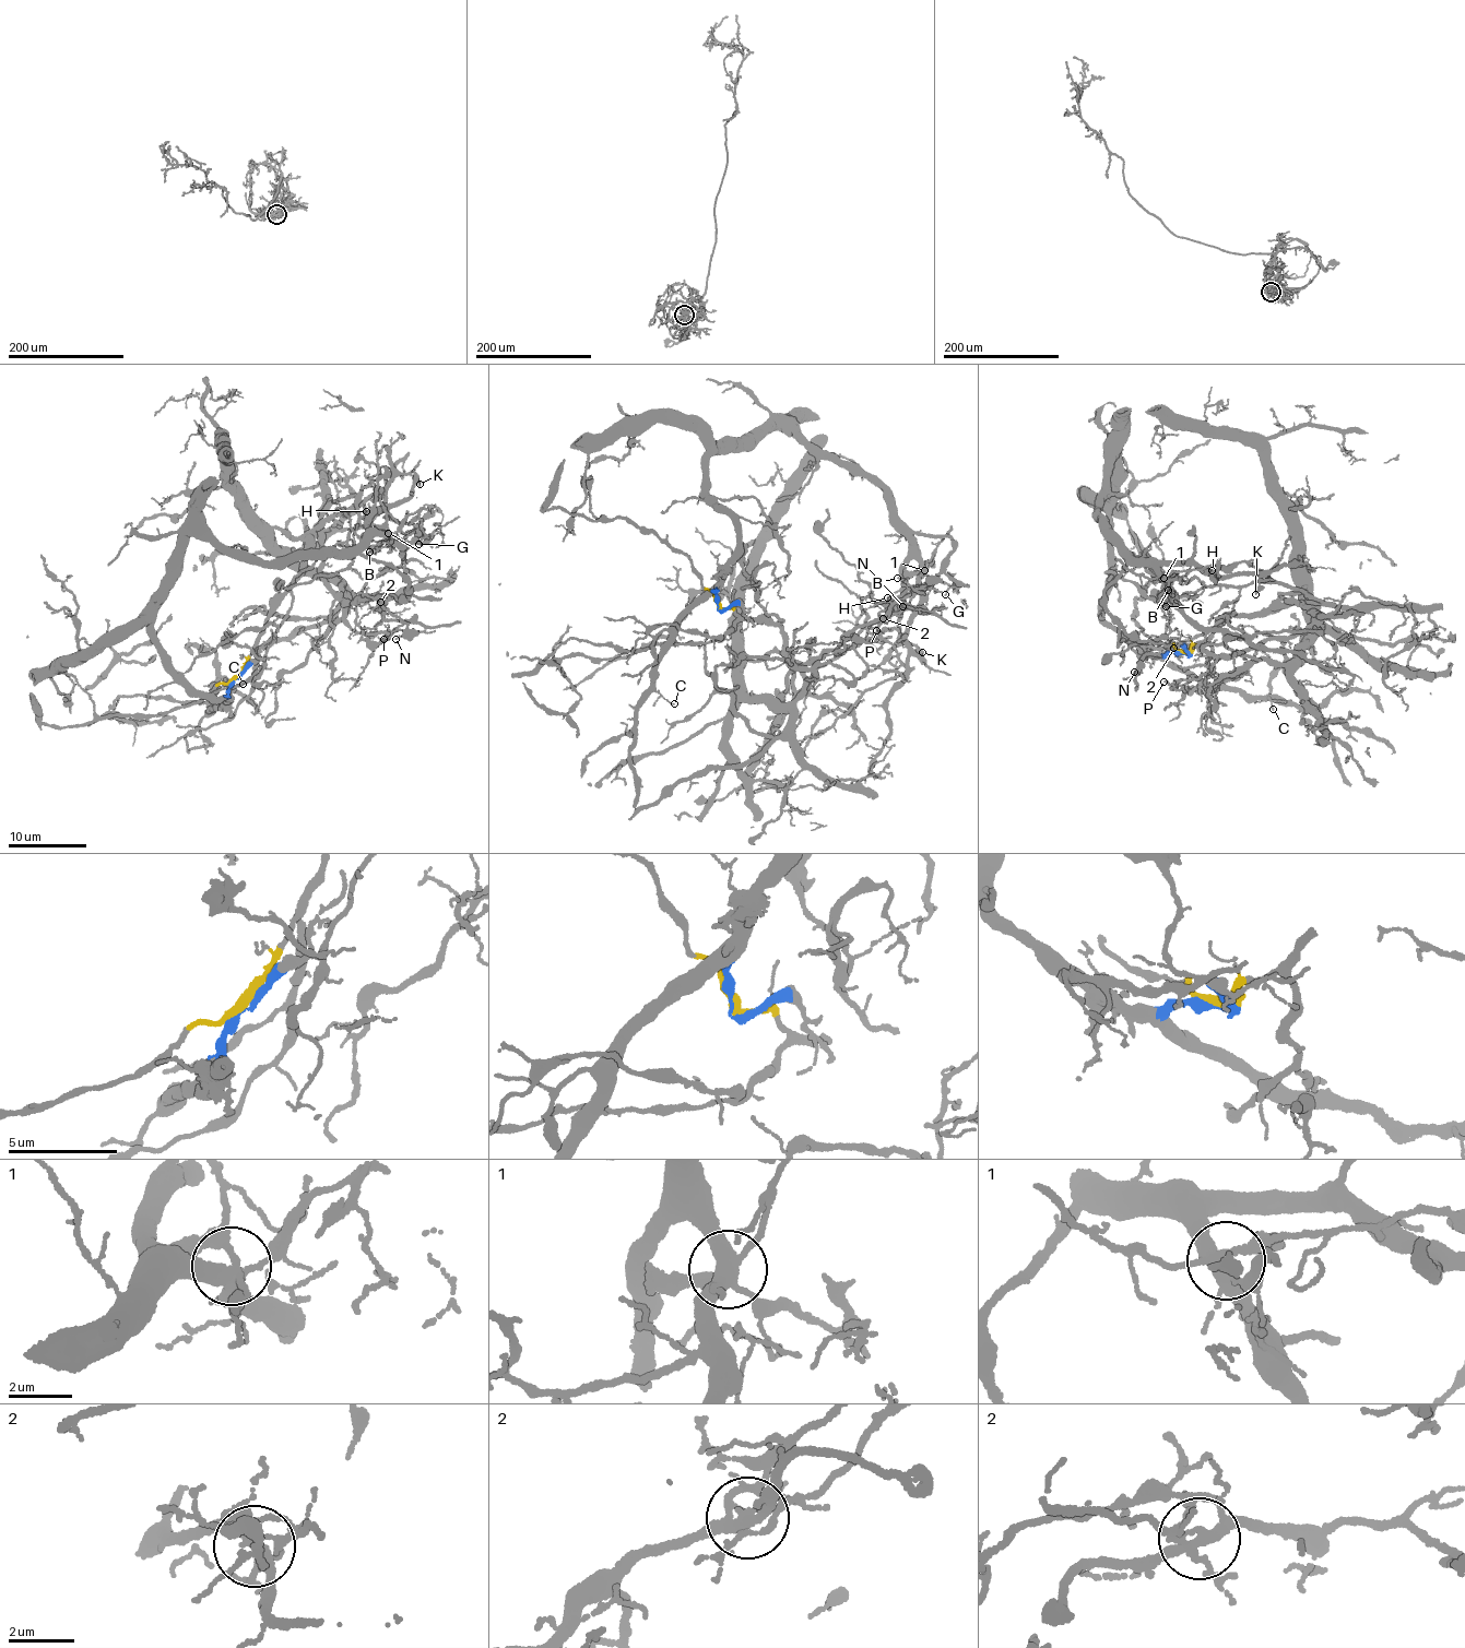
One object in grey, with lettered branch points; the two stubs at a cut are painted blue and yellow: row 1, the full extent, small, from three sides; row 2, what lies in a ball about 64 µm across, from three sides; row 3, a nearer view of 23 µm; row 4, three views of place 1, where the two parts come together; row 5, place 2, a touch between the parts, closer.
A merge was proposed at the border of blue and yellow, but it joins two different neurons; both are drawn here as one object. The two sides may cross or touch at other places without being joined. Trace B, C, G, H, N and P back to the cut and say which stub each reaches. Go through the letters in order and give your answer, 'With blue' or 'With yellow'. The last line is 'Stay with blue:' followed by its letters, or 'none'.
B: With blue
C: With blue
G: With blue
H: With blue
N: With yellow
P: With yellow
Stay with blue: B, C, G, H

